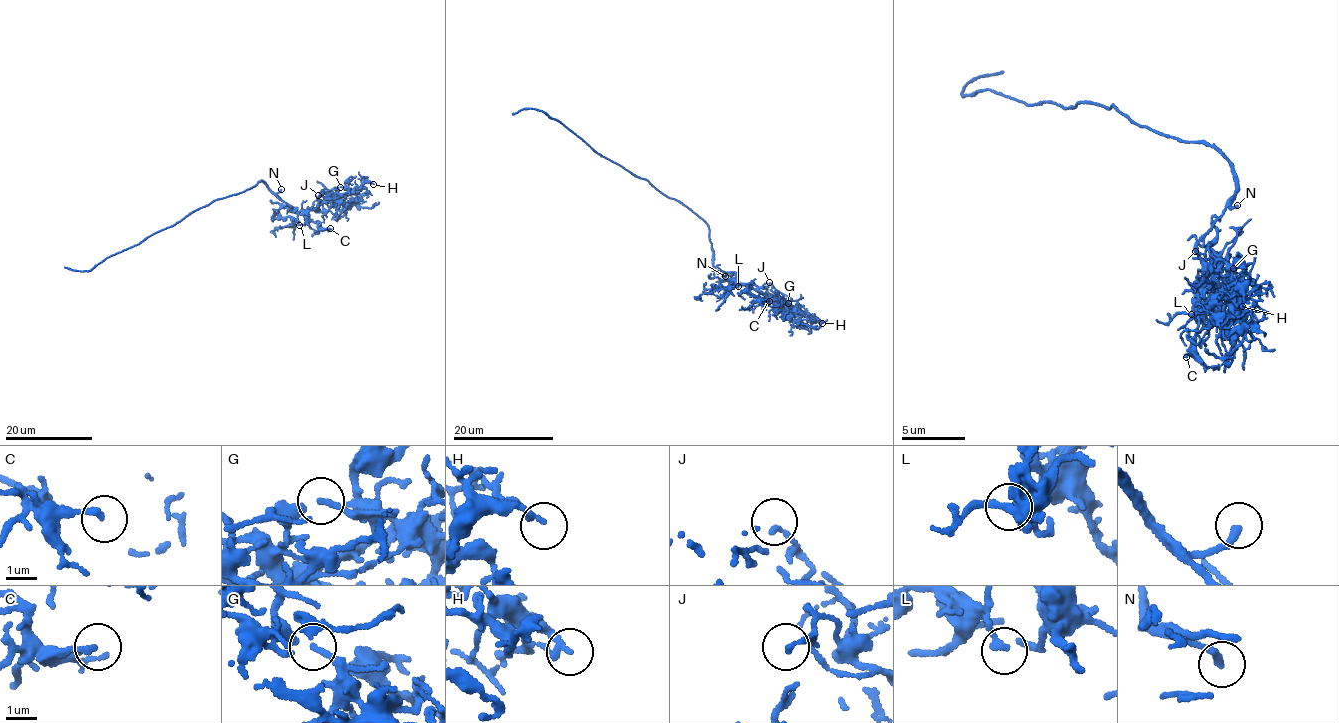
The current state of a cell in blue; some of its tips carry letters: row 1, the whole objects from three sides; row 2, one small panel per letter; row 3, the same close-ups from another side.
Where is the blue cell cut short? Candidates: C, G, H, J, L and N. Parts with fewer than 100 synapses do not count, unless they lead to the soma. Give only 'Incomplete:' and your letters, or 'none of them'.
Incomplete: N

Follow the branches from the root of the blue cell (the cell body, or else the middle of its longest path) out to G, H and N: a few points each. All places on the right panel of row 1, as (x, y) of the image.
G: (1132, 122), (1217, 147), (1226, 157), (1236, 188), (1207, 232), (1215, 253), (1199, 287), (1241, 301), (1233, 268)
H: (1132, 122), (1226, 157), (1236, 188), (1207, 232), (1215, 253), (1199, 287), (1237, 304), (1244, 291), (1242, 306)
N: (1132, 122), (1158, 134), (1217, 147), (1226, 157), (1236, 188), (1228, 208), (1237, 205)

